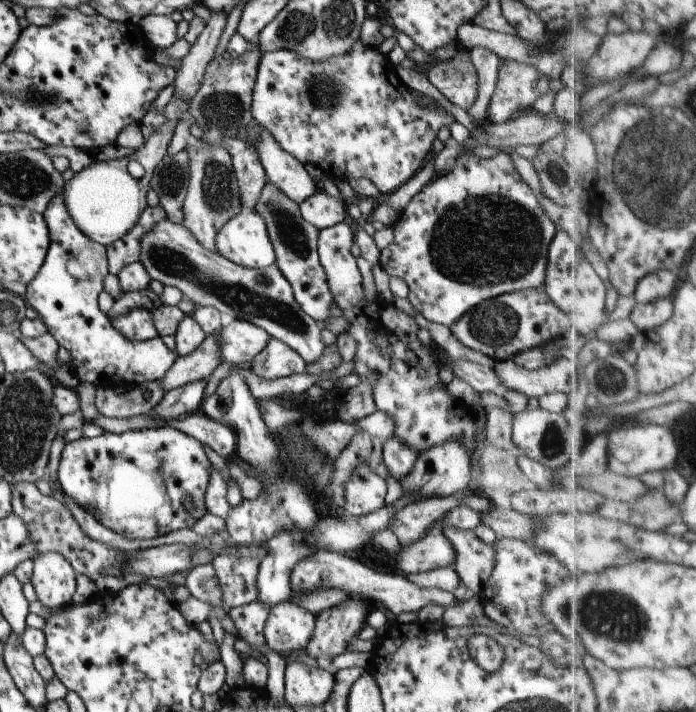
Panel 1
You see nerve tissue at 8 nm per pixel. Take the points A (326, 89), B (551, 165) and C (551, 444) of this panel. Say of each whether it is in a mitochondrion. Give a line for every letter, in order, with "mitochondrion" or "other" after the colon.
A: mitochondrion
B: mitochondrion
C: mitochondrion

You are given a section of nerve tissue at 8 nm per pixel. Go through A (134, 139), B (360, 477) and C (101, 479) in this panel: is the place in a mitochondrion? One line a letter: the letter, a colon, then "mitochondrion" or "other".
A: other
B: mitochondrion
C: mitochondrion

